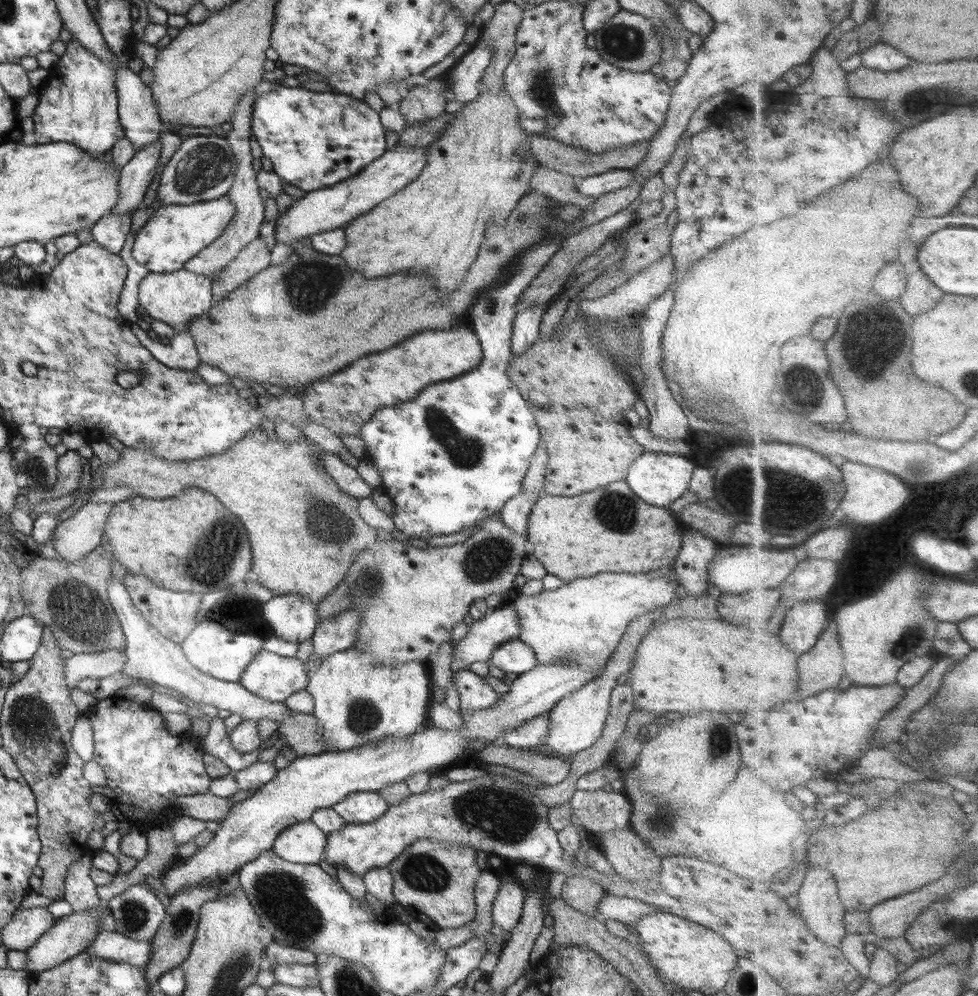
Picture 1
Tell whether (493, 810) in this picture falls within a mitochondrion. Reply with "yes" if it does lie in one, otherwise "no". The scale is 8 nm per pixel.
yes

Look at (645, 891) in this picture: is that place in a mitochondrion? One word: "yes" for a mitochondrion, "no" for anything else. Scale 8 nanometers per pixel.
no

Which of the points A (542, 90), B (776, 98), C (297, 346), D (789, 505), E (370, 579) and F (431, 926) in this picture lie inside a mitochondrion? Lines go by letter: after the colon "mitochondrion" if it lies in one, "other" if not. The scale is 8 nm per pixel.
A: mitochondrion
B: other
C: other
D: mitochondrion
E: mitochondrion
F: other

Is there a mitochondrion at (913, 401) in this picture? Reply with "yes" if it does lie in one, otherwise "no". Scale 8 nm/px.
no

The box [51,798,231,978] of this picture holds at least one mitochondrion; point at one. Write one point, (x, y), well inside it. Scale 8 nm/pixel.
(133, 915)

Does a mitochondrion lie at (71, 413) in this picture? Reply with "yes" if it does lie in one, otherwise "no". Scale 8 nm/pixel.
no

